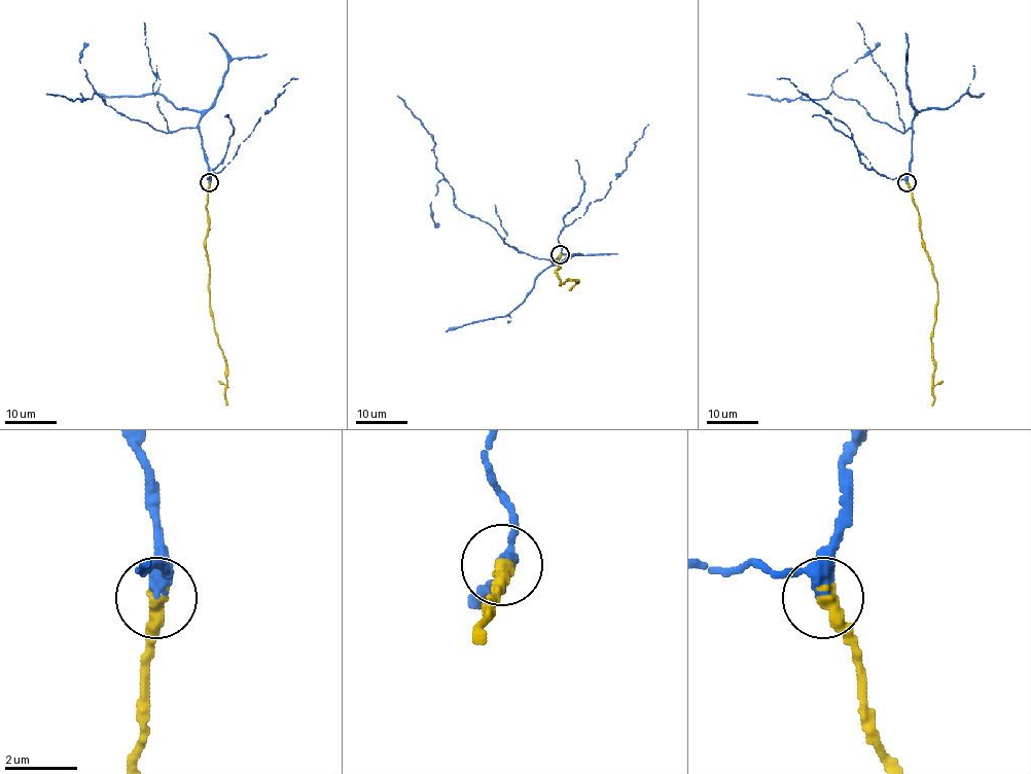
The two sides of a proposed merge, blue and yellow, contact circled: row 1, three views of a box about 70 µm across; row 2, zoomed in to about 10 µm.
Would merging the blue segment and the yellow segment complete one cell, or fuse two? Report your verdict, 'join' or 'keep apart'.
join

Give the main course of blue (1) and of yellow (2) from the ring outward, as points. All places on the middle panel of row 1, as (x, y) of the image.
1: (561, 254), (546, 259), (518, 252), (484, 221), (462, 212), (436, 167), (432, 136), (397, 96)
2: (560, 254), (560, 268), (556, 270), (560, 285), (567, 279), (576, 282), (577, 279)

